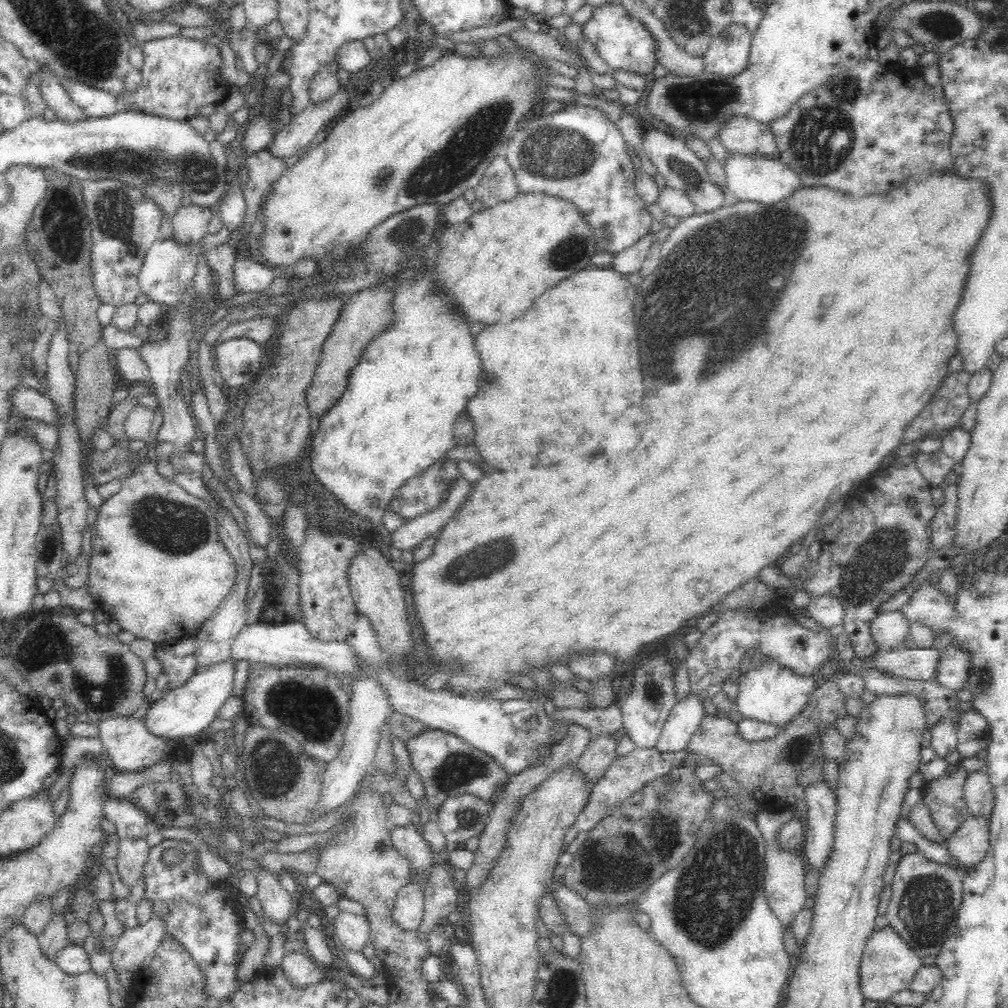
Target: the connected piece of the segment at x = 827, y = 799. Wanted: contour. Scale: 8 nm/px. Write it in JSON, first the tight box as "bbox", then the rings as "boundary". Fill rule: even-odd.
{"bbox":[801,780,837,870],"boundary":[[[826,780],[803,786],[804,800],[808,804],[805,837],[801,853],[808,867],[820,870],[830,854],[832,829],[837,804],[834,792]]]}

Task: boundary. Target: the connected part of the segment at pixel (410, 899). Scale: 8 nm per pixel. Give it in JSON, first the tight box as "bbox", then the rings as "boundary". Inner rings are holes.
{"bbox":[391,882,423,933],"boundary":[[[415,882],[398,890],[391,908],[391,919],[396,926],[415,933],[422,926],[423,912],[423,894]]]}

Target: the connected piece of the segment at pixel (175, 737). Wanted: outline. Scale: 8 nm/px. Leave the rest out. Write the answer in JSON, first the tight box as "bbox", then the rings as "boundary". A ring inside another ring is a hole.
{"bbox":[146,656,236,743],"boundary":[[[231,656],[226,660],[198,667],[196,674],[190,680],[174,690],[163,694],[146,713],[146,727],[157,736],[163,737],[170,743],[179,741],[182,737],[199,737],[204,734],[213,720],[217,720],[220,708],[228,698],[232,698],[234,688],[234,674],[236,674],[235,658]]]}

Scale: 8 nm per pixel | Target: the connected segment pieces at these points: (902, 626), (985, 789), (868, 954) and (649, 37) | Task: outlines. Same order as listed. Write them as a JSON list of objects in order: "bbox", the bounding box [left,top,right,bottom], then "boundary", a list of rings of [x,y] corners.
[{"bbox":[870,611,909,651],"boundary":[[[901,611],[881,612],[872,621],[870,631],[883,651],[895,650],[902,646],[902,642],[909,631],[909,620]]]},{"bbox":[964,771,995,821],"boundary":[[[981,771],[969,774],[969,780],[965,783],[964,798],[970,817],[989,821],[995,796],[994,787],[986,774]]]},{"bbox":[860,923,922,1006],"boundary":[[[890,923],[880,930],[874,929],[866,942],[861,960],[860,978],[864,998],[876,1001],[881,1006],[890,996],[909,989],[920,966],[922,966],[922,957],[908,946]]]},{"bbox":[582,2,660,76],"boundary":[[[608,2],[594,7],[592,16],[582,28],[584,38],[594,44],[611,70],[626,70],[632,74],[650,76],[652,70],[660,65],[658,39],[645,23],[626,10],[620,2]]]}]

